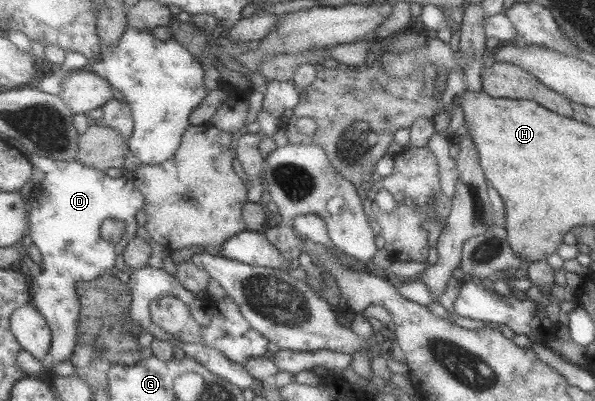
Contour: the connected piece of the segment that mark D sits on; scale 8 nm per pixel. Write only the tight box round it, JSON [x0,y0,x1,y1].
[28,155,147,366]

